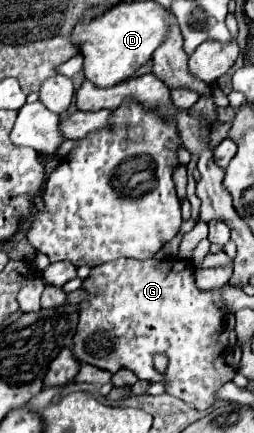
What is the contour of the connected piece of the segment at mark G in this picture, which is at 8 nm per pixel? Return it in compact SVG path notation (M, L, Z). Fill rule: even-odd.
M117 259L113 263L103 263L91 269L91 275L83 281L83 289L89 291L89 299L81 303L79 325L75 333L73 355L95 367L117 373L119 369L131 369L139 379L147 379L151 383L167 381L167 393L179 397L187 405L205 411L213 405L215 389L231 381L235 371L227 365L225 355L227 347L217 343L217 335L223 329L225 307L221 303L221 291L199 291L193 277L193 267L183 259ZM155 355L165 355L169 359L165 375L159 373L153 365Z

